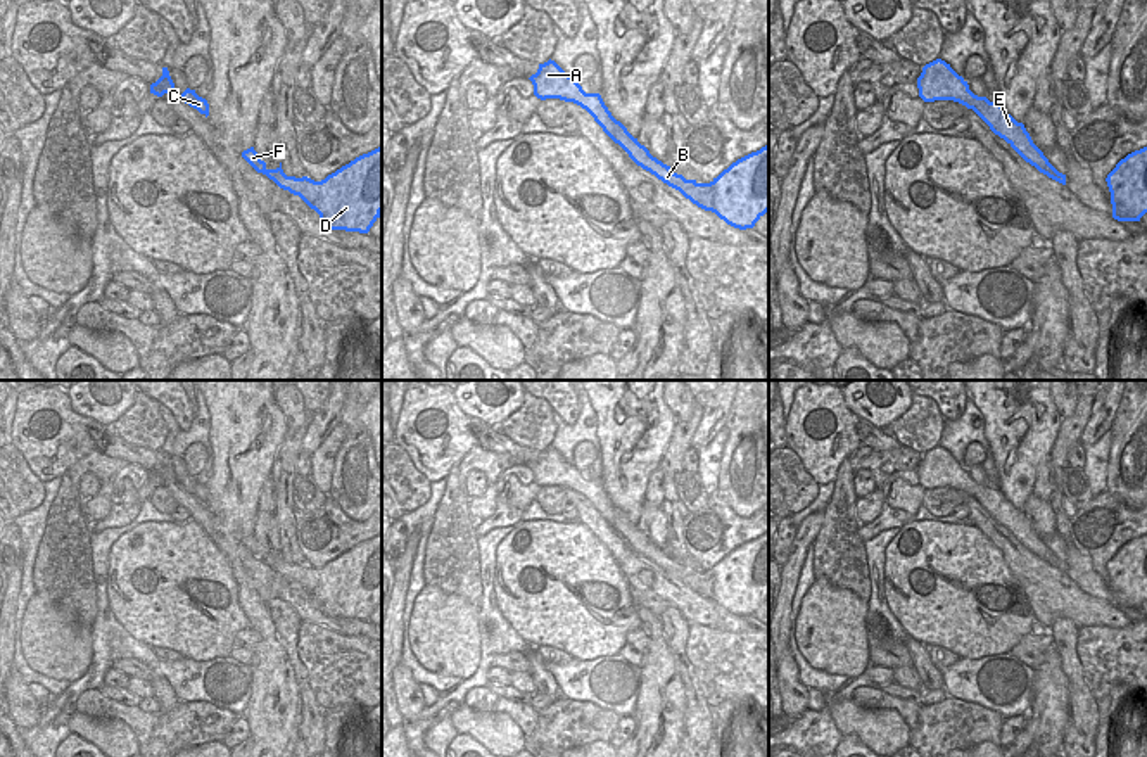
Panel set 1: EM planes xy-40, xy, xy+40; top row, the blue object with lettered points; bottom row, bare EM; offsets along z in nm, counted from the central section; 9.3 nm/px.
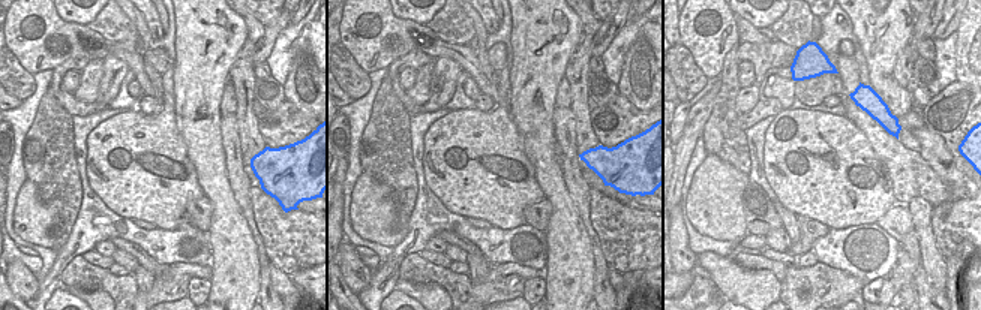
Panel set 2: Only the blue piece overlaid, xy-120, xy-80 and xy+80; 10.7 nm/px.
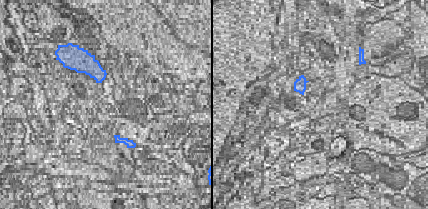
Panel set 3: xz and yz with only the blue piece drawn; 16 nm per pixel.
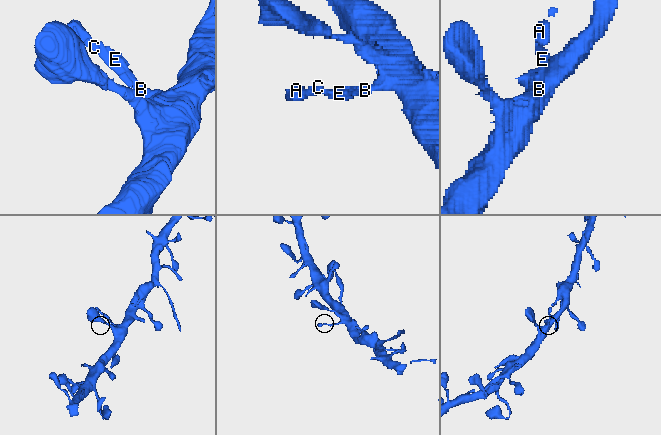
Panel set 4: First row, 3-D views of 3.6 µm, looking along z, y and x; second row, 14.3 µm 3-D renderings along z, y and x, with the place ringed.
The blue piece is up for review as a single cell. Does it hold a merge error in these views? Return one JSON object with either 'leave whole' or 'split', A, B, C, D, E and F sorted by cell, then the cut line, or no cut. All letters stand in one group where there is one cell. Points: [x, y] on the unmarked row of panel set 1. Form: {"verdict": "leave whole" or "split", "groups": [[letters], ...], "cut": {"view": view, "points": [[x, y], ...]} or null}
{"verdict": "leave whole", "groups": [["A", "B", "C", "D", "E", "F"]], "cut": null}

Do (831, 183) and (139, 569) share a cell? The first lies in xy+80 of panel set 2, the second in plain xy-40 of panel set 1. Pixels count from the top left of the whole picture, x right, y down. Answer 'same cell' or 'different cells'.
same cell

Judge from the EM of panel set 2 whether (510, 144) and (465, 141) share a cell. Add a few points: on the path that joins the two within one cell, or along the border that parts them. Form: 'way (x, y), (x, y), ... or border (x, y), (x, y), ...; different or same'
way (500, 144), (476, 144); same

